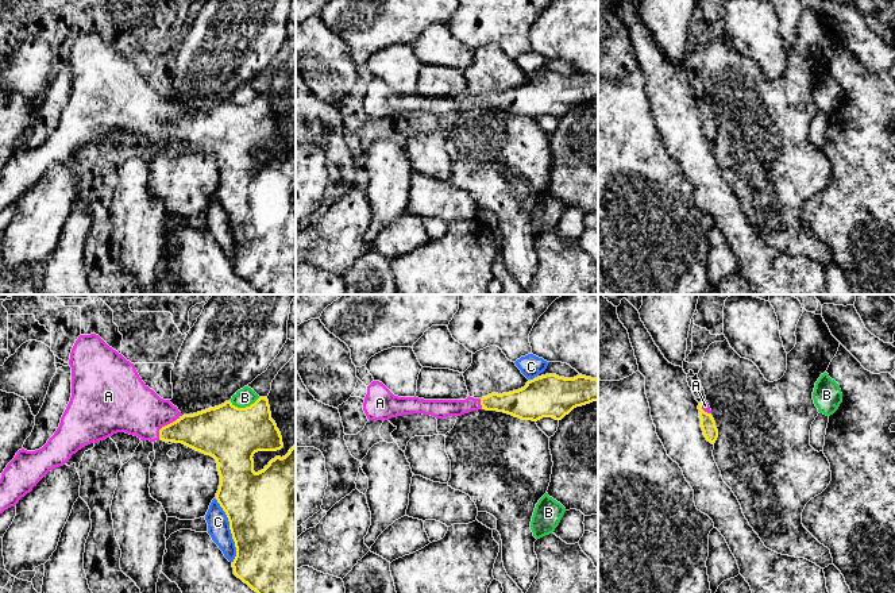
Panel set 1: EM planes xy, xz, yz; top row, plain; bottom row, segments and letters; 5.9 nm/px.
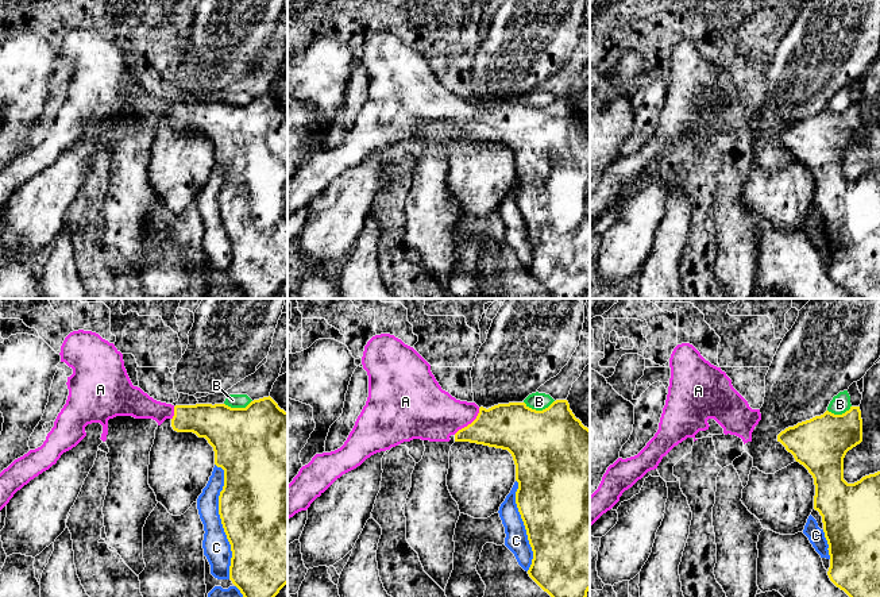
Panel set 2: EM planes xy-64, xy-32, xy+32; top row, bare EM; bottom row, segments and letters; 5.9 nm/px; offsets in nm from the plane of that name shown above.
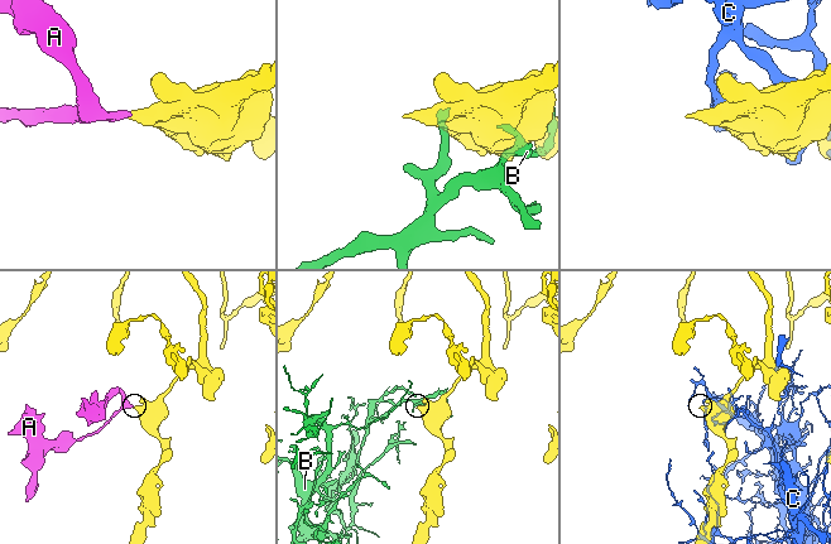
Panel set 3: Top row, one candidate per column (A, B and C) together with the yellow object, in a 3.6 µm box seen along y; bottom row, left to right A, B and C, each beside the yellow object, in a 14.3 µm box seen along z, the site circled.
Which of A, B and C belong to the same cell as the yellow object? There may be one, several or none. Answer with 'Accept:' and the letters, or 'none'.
Accept: A

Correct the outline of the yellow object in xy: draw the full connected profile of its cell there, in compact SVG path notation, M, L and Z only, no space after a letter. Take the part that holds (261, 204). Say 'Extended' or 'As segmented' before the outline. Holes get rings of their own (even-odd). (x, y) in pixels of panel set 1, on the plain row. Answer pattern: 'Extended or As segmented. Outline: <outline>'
Extended. Outline: M96 31L78 34L69 62L72 95L59 124L42 146L22 146L7 162L0 176L0 211L15 204L50 167L63 163L78 147L113 131L182 140L216 157L220 173L216 197L228 215L236 244L234 272L261 294L296 294L296 143L285 154L271 157L263 167L254 169L255 150L283 145L267 95L246 105L225 99L182 113L170 97L161 96L142 78L134 61Z

